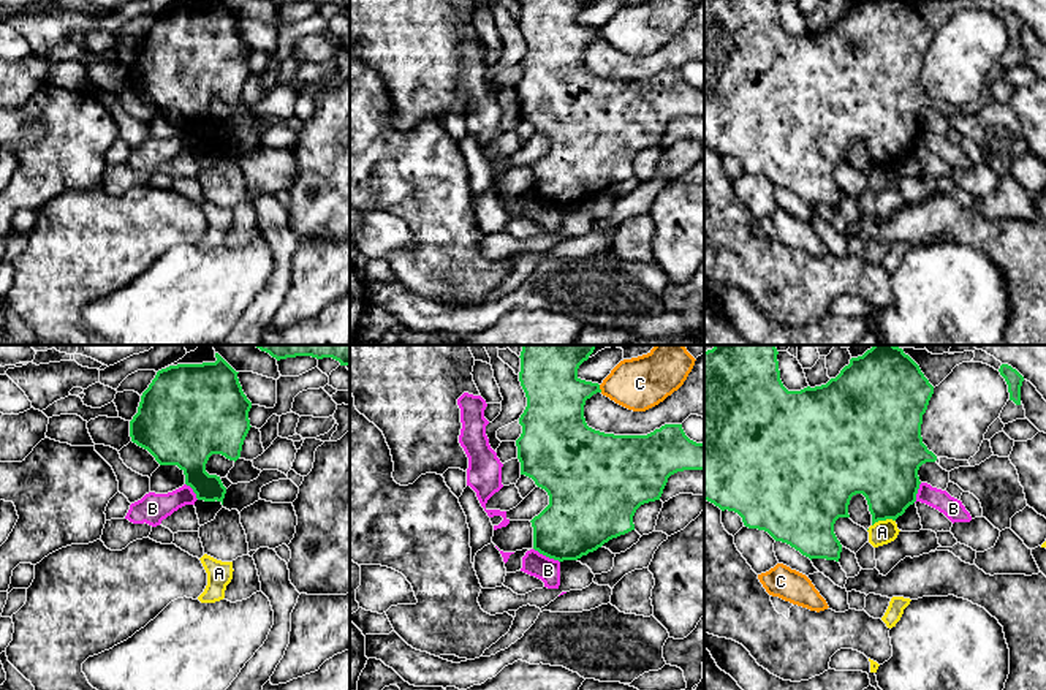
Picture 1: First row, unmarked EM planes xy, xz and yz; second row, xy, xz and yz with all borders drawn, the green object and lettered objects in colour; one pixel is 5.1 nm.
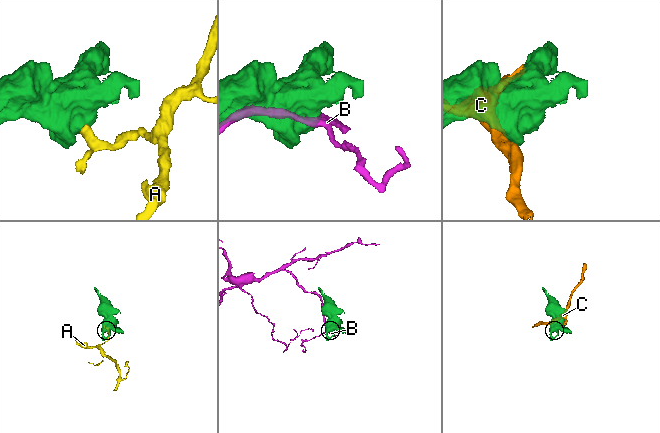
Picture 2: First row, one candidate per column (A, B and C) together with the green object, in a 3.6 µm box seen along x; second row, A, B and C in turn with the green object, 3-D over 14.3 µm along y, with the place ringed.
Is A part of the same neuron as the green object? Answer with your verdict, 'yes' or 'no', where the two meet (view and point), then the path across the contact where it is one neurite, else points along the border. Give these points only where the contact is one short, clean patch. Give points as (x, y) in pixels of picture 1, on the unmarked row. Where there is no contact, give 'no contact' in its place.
no | yz (883, 165) | along yz (894, 165), (879, 165), (872, 171)

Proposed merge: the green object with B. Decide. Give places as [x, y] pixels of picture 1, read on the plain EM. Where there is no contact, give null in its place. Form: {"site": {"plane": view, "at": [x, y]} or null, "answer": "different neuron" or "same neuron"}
{"site": {"plane": "xz", "at": [546, 201]}, "answer": "different neuron"}

